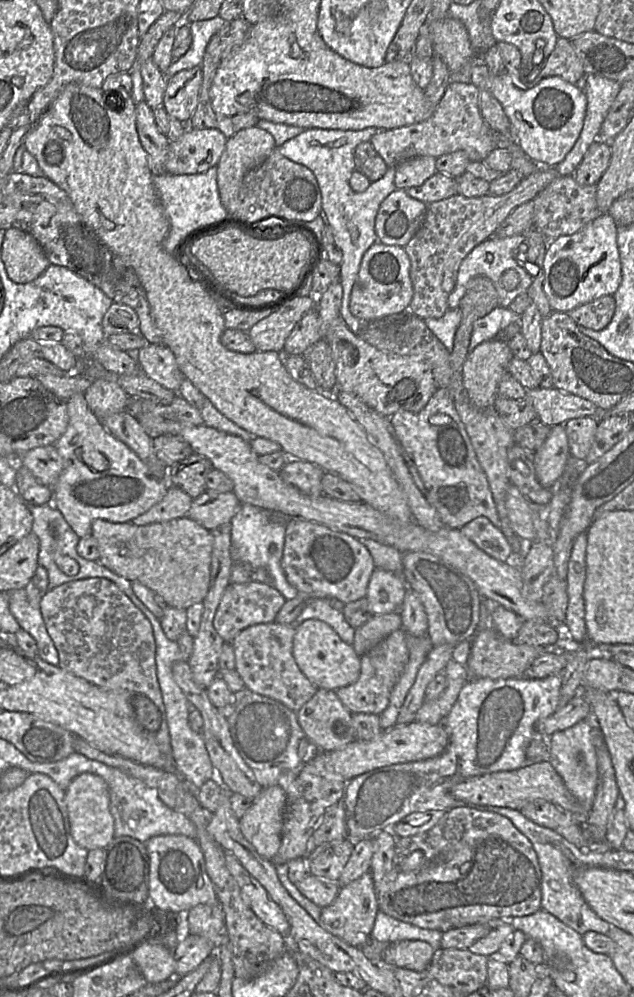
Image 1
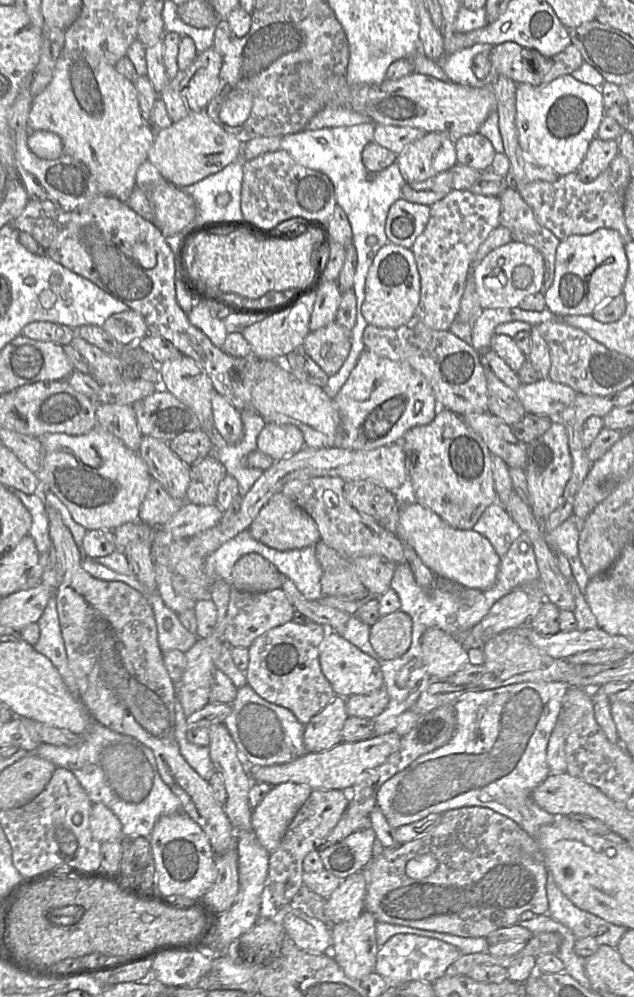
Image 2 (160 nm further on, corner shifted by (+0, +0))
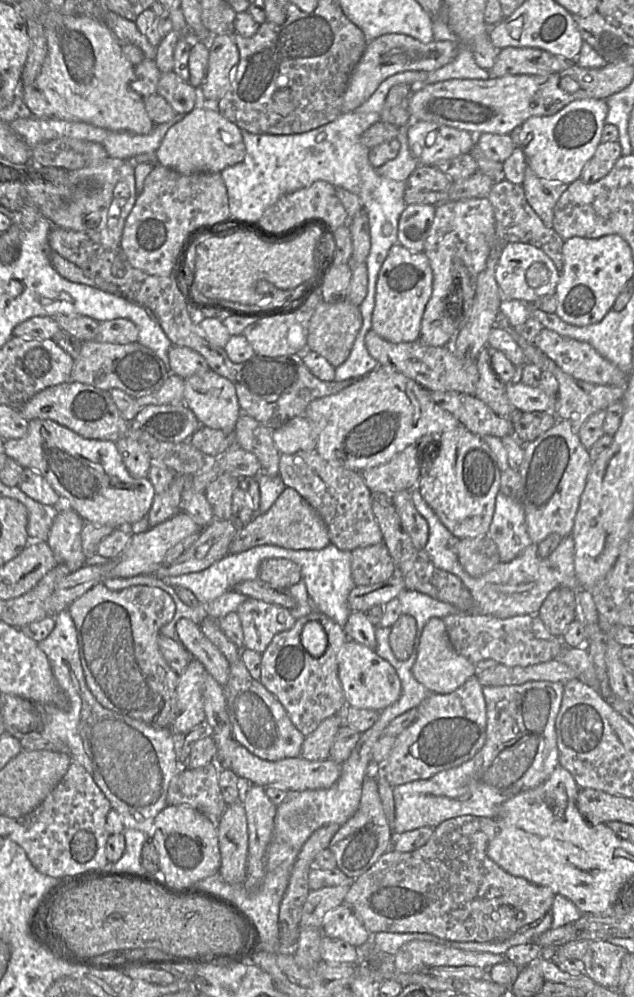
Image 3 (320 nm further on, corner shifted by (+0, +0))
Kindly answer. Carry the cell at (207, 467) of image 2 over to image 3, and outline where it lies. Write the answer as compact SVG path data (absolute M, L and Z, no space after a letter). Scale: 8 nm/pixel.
M220 472L217 478L207 486L204 494L215 519L232 519L232 495L234 490L240 487L238 481L238 478Z

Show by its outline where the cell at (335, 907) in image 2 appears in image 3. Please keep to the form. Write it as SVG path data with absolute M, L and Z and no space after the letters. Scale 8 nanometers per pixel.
M345 903L328 912L322 924L325 936L358 947L372 937L355 912Z

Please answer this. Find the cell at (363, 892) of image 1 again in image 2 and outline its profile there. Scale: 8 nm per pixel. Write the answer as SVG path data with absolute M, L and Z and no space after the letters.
M364 910L355 920L331 925L332 946L329 954L345 975L360 981L375 970L378 944L376 919Z

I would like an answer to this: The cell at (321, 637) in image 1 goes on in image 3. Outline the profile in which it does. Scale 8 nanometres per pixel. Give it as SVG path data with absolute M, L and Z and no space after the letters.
M349 638L338 653L338 676L345 703L350 706L382 711L401 695L401 681L394 667L374 649Z

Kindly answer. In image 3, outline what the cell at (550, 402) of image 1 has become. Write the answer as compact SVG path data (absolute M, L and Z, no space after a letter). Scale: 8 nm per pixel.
M511 382L506 385L506 395L516 411L554 411L556 398L545 394L539 387L530 387L522 382Z

